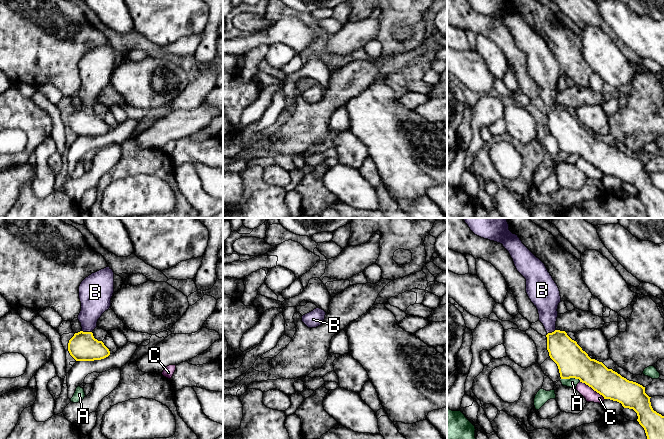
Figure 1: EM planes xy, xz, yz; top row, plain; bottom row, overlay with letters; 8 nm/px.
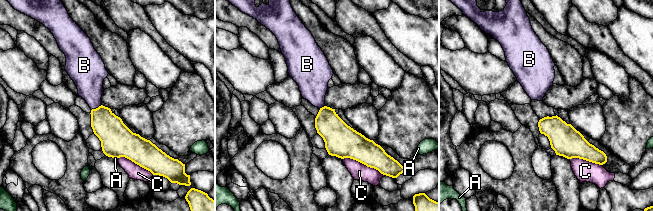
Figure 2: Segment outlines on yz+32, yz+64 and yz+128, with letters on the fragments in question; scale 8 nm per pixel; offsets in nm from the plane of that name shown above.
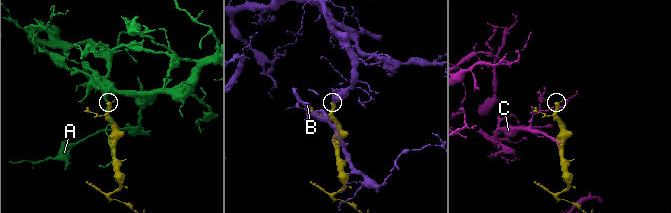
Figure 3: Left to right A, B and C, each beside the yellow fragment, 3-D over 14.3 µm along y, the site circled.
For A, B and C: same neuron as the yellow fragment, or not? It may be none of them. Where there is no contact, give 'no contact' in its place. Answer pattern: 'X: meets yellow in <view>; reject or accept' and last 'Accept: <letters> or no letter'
A: meets yellow in yz; reject
B: meets yellow in xy; accept
C: meets yellow in yz; reject
Accept: B

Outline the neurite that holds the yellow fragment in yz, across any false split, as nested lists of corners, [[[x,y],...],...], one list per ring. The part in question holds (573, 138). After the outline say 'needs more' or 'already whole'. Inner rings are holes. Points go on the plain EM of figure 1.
[[[467,0],[477,12],[503,21],[513,35],[517,47],[526,55],[526,69],[538,86],[539,97],[547,108],[547,126],[550,134],[557,140],[561,155],[575,154],[585,159],[604,173],[622,180],[624,184],[633,185],[638,192],[637,197],[644,204],[649,218],[664,218],[664,192],[653,186],[645,163],[629,157],[602,138],[591,135],[576,117],[565,107],[556,105],[558,81],[561,78],[560,67],[548,48],[545,40],[537,34],[520,16],[518,11],[509,6],[509,0]]]; needs more

